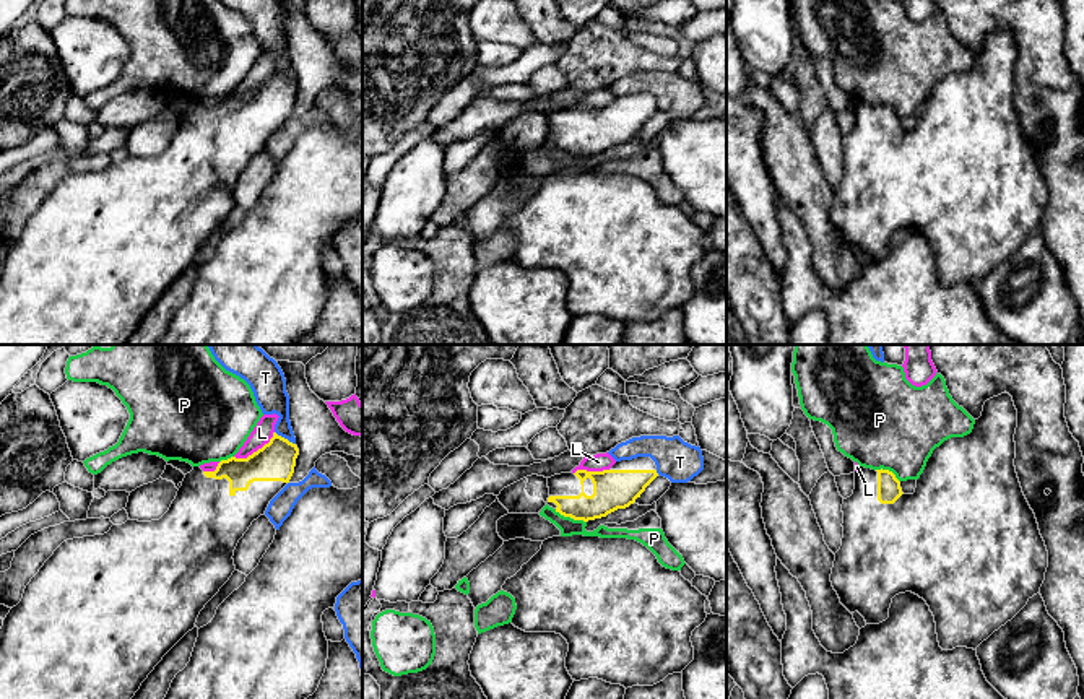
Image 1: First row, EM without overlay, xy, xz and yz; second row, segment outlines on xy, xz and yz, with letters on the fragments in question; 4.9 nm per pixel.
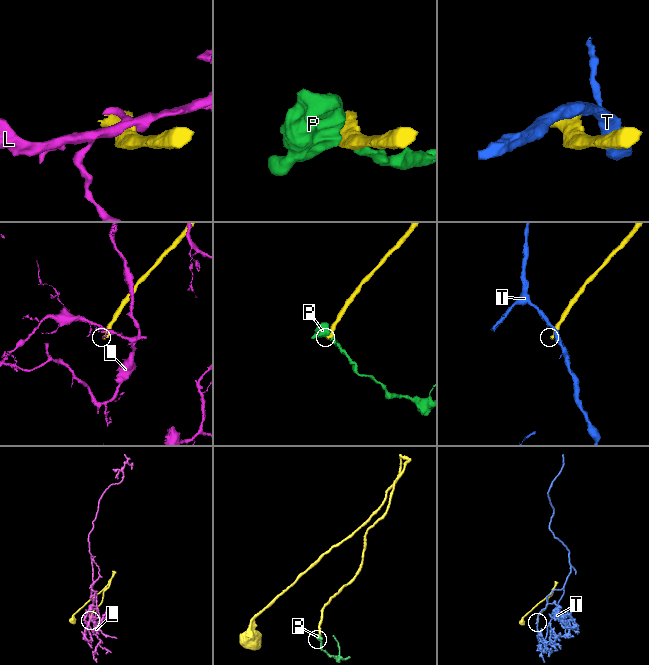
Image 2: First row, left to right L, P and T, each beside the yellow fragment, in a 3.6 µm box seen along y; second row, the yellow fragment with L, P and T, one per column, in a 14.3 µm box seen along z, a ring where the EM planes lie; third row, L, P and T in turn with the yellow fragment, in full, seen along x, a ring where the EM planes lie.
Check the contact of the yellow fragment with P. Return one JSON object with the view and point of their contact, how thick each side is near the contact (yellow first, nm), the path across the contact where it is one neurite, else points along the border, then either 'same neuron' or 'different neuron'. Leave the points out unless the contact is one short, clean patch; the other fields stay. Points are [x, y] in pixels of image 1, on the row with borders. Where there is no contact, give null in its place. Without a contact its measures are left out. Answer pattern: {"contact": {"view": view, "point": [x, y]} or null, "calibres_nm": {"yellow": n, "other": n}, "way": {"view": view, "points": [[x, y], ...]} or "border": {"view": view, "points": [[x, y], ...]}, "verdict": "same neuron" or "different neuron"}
{"contact": {"view": "xz", "point": [571, 517]}, "calibres_nm": {"yellow": 200, "other": 90}, "verdict": "different neuron"}

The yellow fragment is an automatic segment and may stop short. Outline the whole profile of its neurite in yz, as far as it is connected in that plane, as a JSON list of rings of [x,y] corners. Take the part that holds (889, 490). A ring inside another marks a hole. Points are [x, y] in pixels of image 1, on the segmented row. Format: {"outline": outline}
{"outline": [[[1004,392],[985,402],[970,434],[951,437],[933,450],[913,494],[904,494],[900,481],[889,470],[860,467],[855,471],[853,494],[842,504],[843,538],[830,574],[832,587],[850,613],[858,611],[866,624],[879,624],[889,618],[892,598],[912,592],[930,606],[943,650],[977,650],[1040,593],[1048,551],[1016,473],[1016,428],[1017,410]]]}

